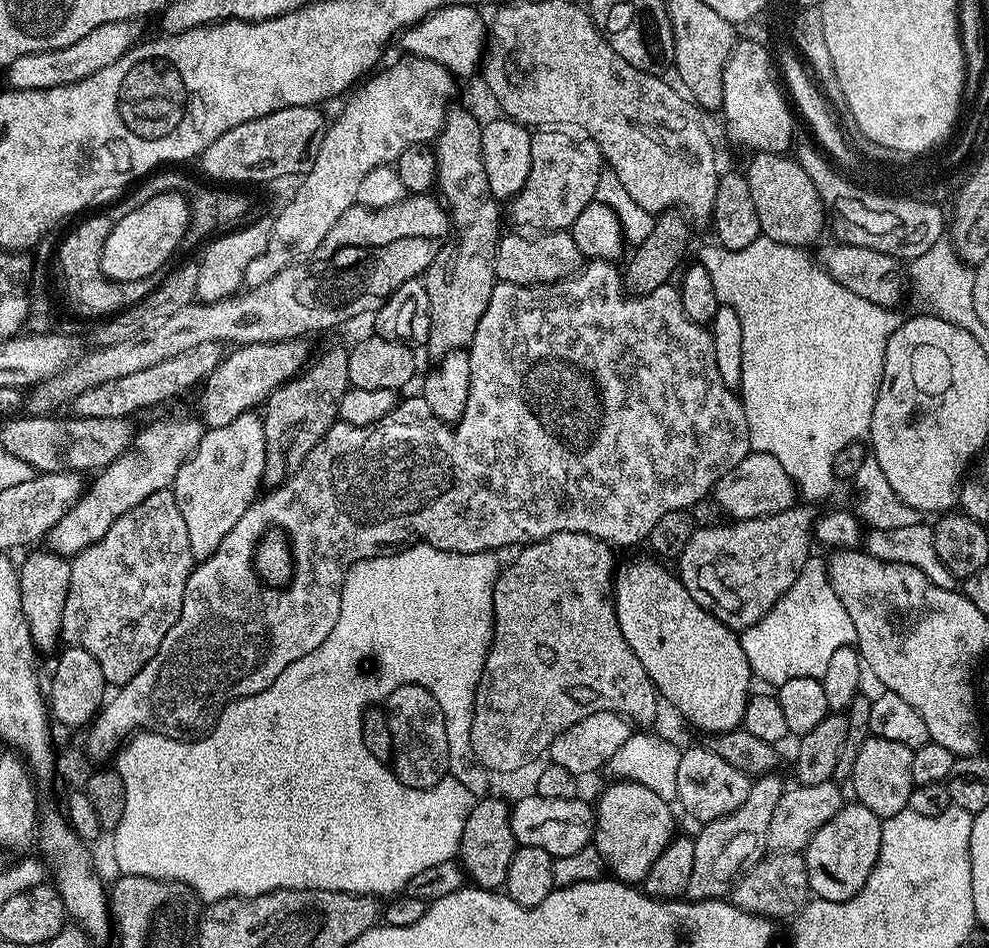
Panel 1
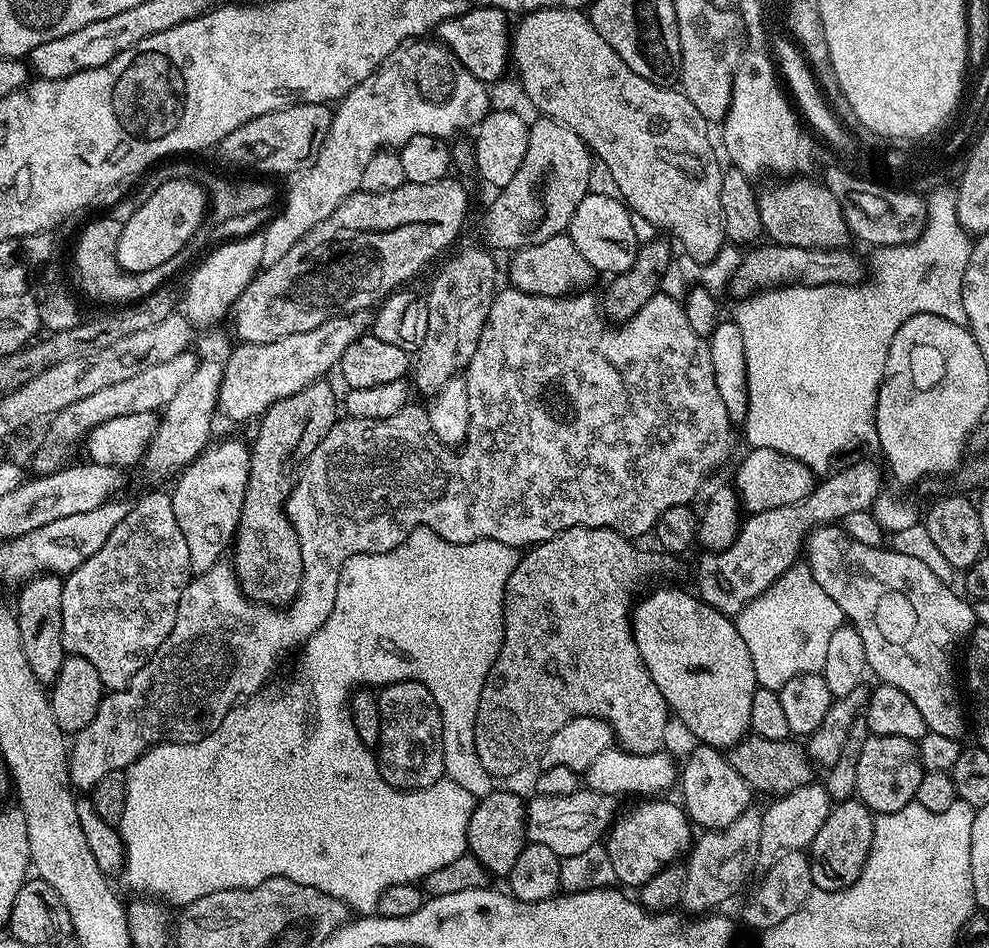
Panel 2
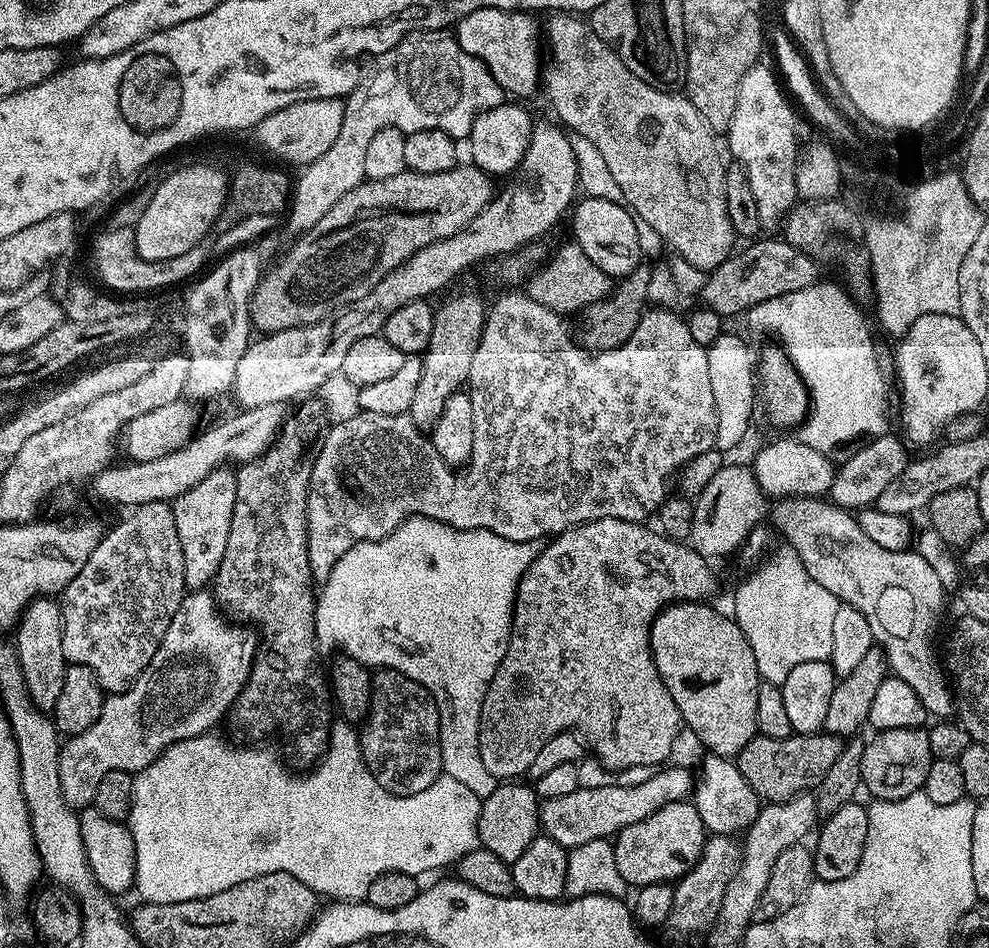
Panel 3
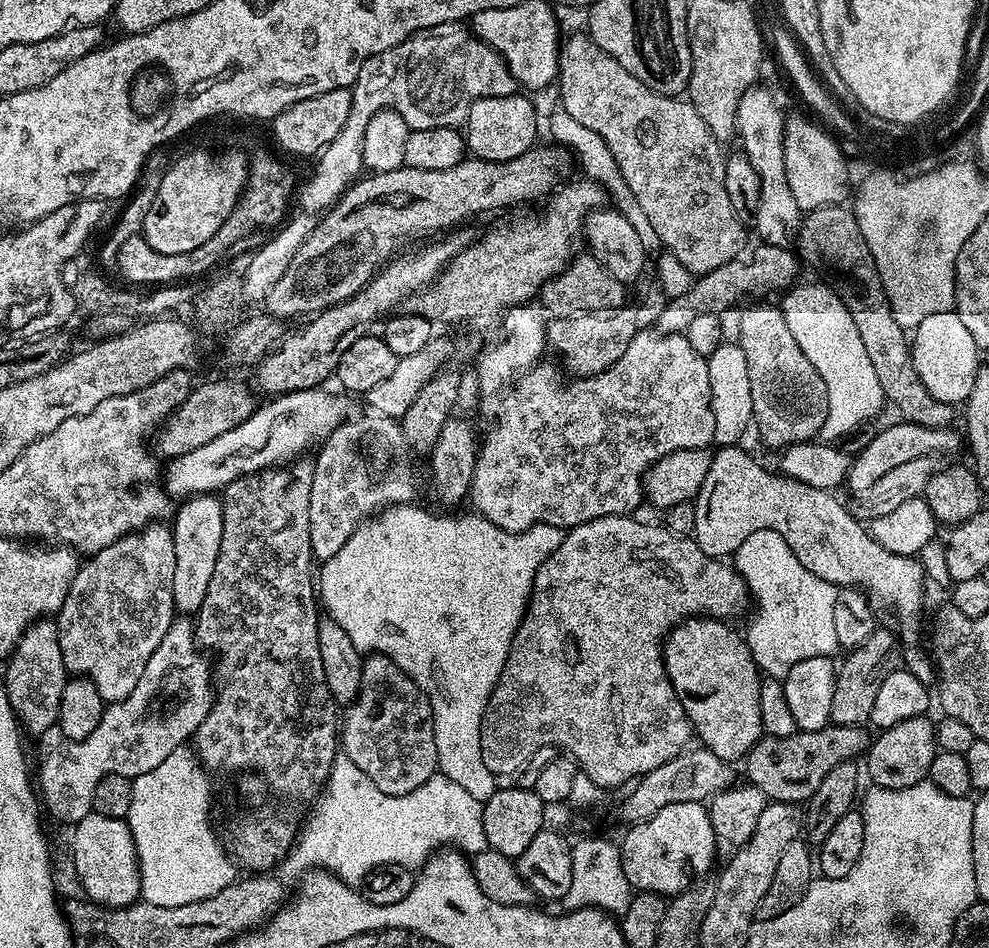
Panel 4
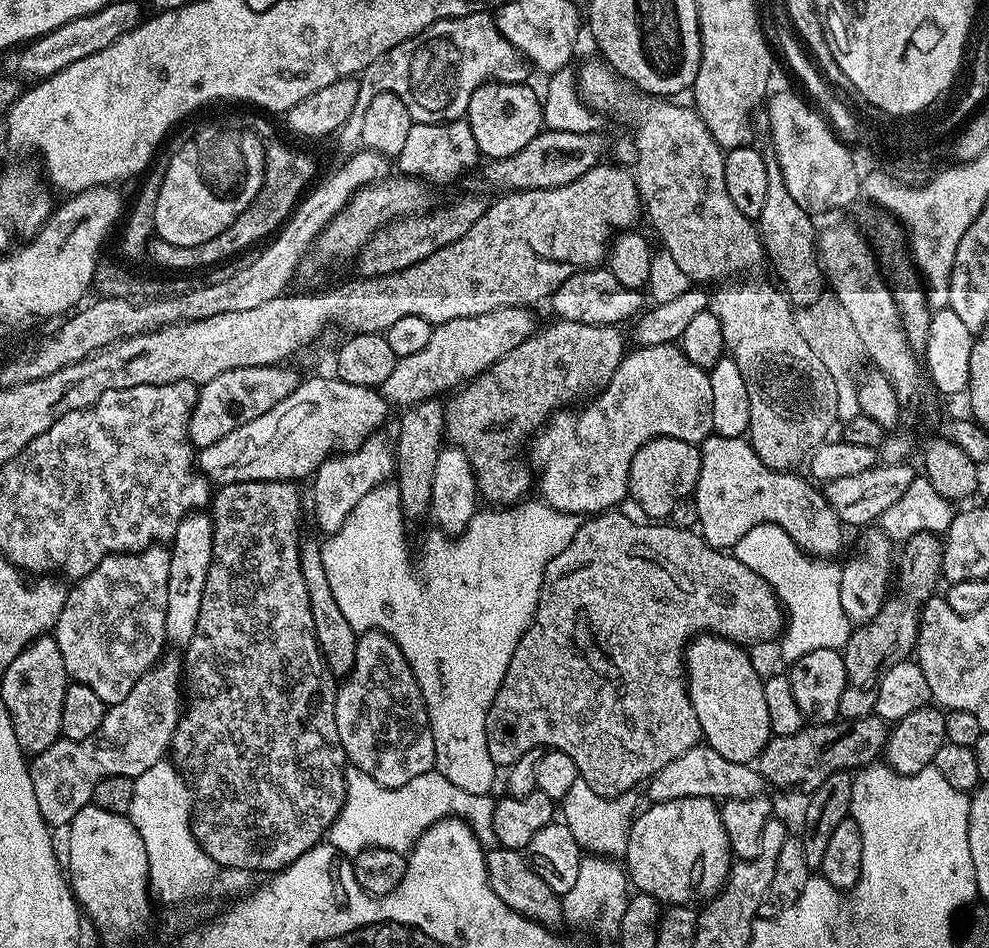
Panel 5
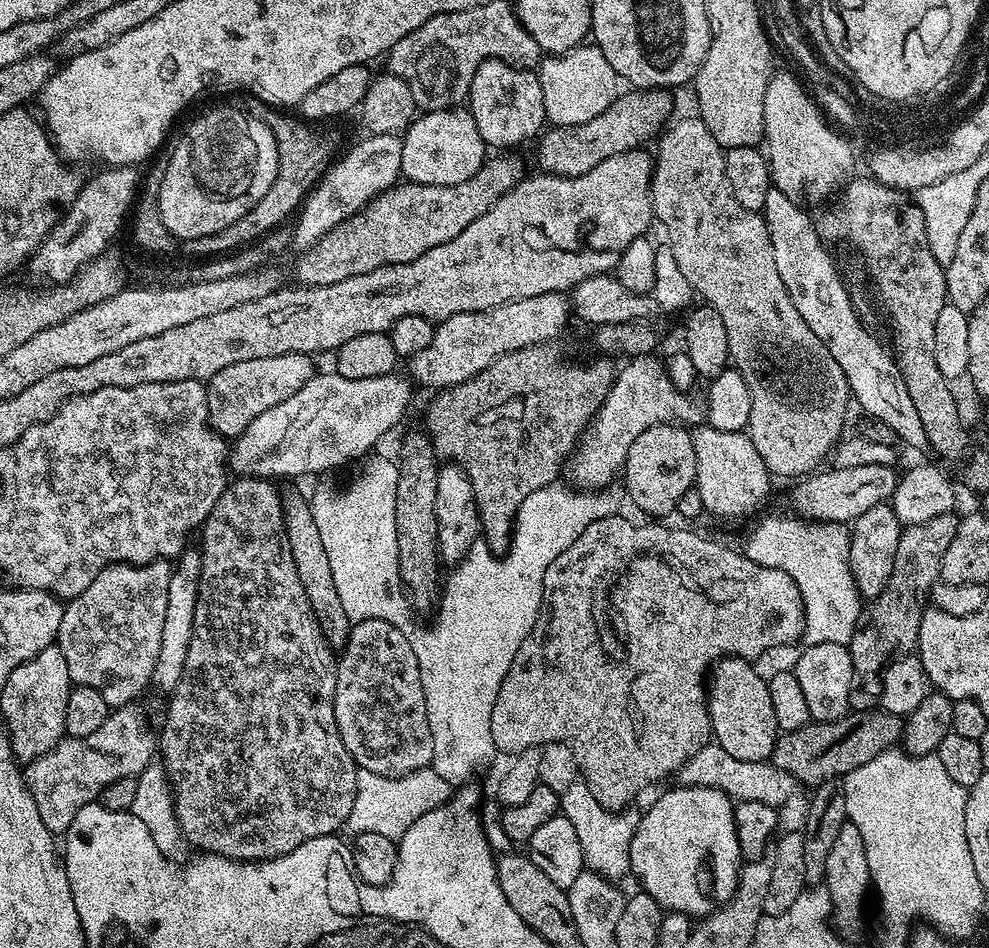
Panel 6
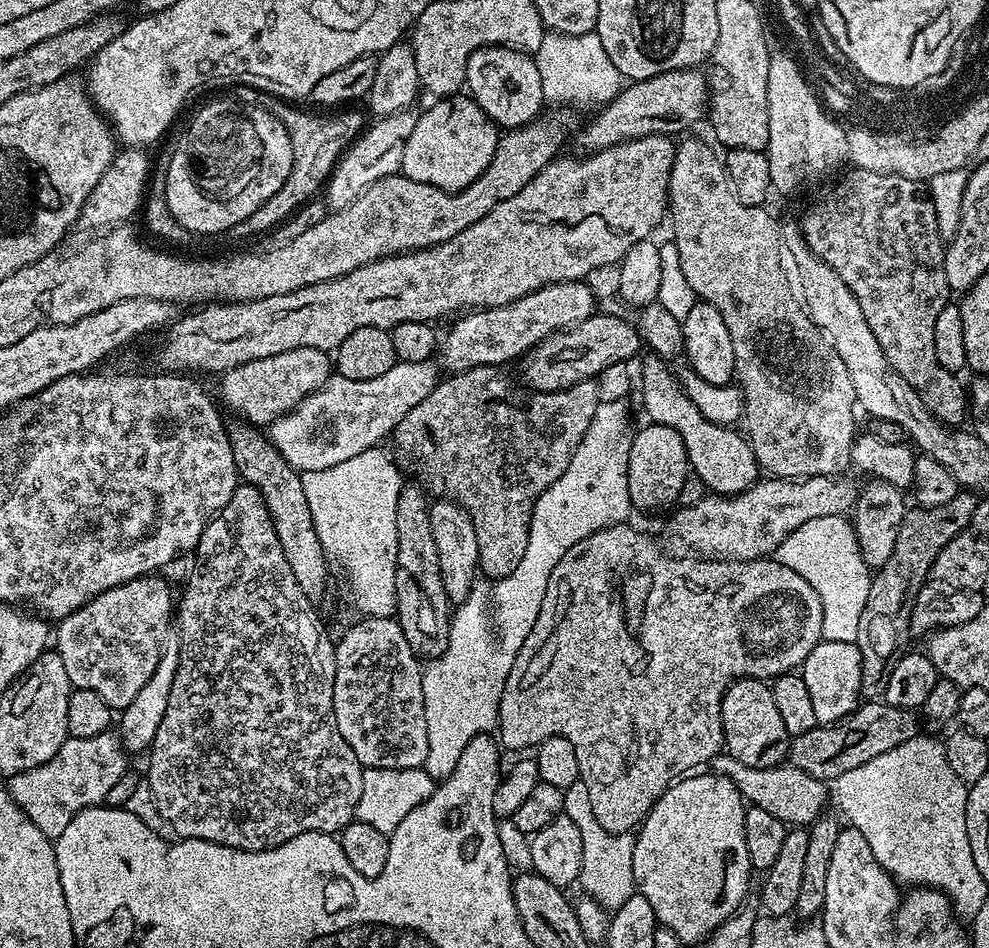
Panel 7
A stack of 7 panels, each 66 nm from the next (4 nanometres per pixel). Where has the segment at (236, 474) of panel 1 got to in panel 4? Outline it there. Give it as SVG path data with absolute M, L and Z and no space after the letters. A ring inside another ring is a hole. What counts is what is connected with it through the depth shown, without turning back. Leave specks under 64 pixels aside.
M216 494L190 496L181 504L184 505L175 509L170 524L174 538L174 602L177 613L195 614L206 598L210 578L214 578L214 565L218 562L222 546L224 506L221 497Z

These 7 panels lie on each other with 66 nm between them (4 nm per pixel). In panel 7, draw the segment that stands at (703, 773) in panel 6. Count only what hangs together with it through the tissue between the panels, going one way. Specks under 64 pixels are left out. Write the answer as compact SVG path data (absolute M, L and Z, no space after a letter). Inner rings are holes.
M717 754L710 761L710 768L711 771L730 778L730 782L734 782L734 786L738 786L740 795L751 807L767 810L785 826L811 825L812 821L817 820L825 811L824 803L827 800L829 803L830 800L830 788L825 781L791 766L747 768L730 755Z

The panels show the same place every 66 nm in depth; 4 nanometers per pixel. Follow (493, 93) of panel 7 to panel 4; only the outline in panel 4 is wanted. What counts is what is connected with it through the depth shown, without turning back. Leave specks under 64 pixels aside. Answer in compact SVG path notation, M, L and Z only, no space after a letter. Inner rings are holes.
M524 94L515 96L491 96L475 100L468 107L466 121L466 148L477 160L490 162L506 162L510 158L518 158L518 154L526 154L537 143L536 140L536 108Z

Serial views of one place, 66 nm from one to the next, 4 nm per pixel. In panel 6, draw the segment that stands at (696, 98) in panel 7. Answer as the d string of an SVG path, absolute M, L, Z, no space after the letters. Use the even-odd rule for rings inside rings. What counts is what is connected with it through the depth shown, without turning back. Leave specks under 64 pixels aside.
M663 88L628 90L625 96L624 93L617 95L616 101L606 110L602 110L598 118L590 118L590 122L565 128L549 127L539 137L540 145L536 148L539 171L553 176L581 176L594 170L598 162L614 154L622 154L647 145L647 140L655 141L673 115L672 96L671 91Z

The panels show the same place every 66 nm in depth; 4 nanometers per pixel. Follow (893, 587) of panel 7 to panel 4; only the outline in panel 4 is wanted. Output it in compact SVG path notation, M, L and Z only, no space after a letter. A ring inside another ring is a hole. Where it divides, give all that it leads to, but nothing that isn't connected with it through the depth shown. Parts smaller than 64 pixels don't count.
M880 626L861 645L851 649L844 661L839 661L834 699L830 701L832 723L842 726L864 726L869 723L870 710L874 710L874 701L878 695L878 686L882 686L886 674L896 671L901 663L902 656L896 653L896 644L898 645L897 633L887 632Z

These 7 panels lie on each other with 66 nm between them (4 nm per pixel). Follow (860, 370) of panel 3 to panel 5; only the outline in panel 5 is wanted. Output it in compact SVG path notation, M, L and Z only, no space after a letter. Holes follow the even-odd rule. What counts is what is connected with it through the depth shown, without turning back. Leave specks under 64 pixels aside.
M828 298L824 308L821 306L804 306L799 309L796 324L802 330L806 342L822 358L822 362L830 370L838 386L838 417L841 421L854 418L860 410L860 390L857 377L852 377L860 368L862 349L858 334L854 334L854 326L850 326L850 318L846 318L846 310L834 299Z

